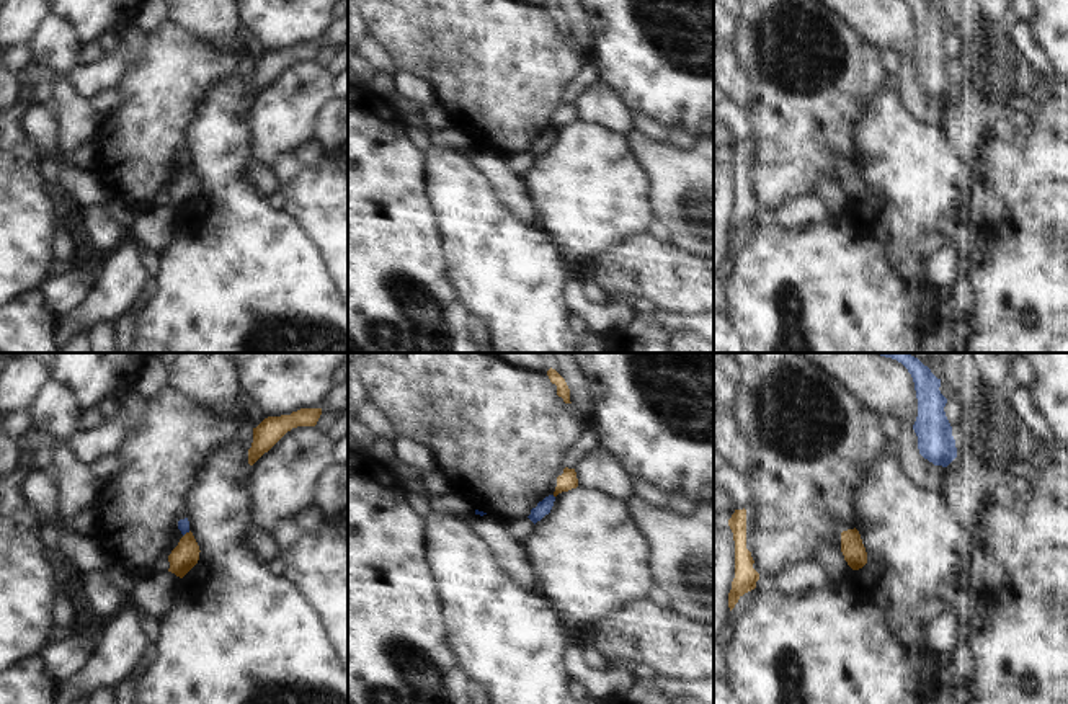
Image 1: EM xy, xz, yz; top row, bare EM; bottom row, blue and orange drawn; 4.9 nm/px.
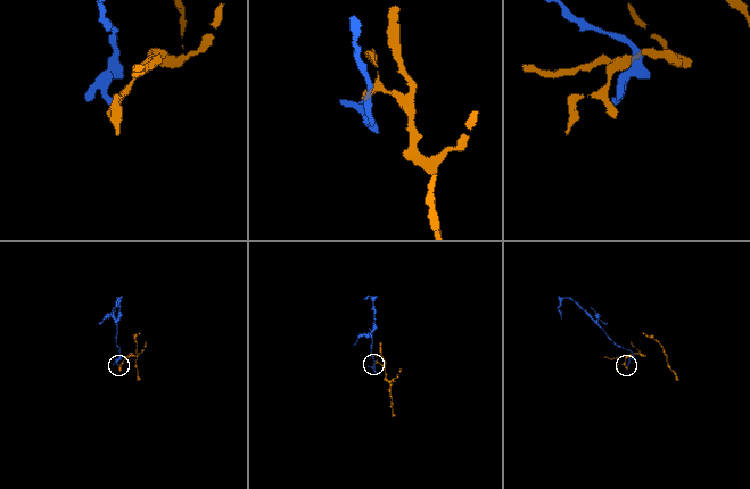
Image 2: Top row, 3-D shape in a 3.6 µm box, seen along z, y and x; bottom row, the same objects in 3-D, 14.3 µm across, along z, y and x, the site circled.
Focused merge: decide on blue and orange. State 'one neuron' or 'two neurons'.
two neurons

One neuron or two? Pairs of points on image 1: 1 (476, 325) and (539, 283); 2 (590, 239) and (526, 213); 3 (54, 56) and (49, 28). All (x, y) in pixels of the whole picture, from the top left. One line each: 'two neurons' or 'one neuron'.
1: two neurons
2: two neurons
3: one neuron

